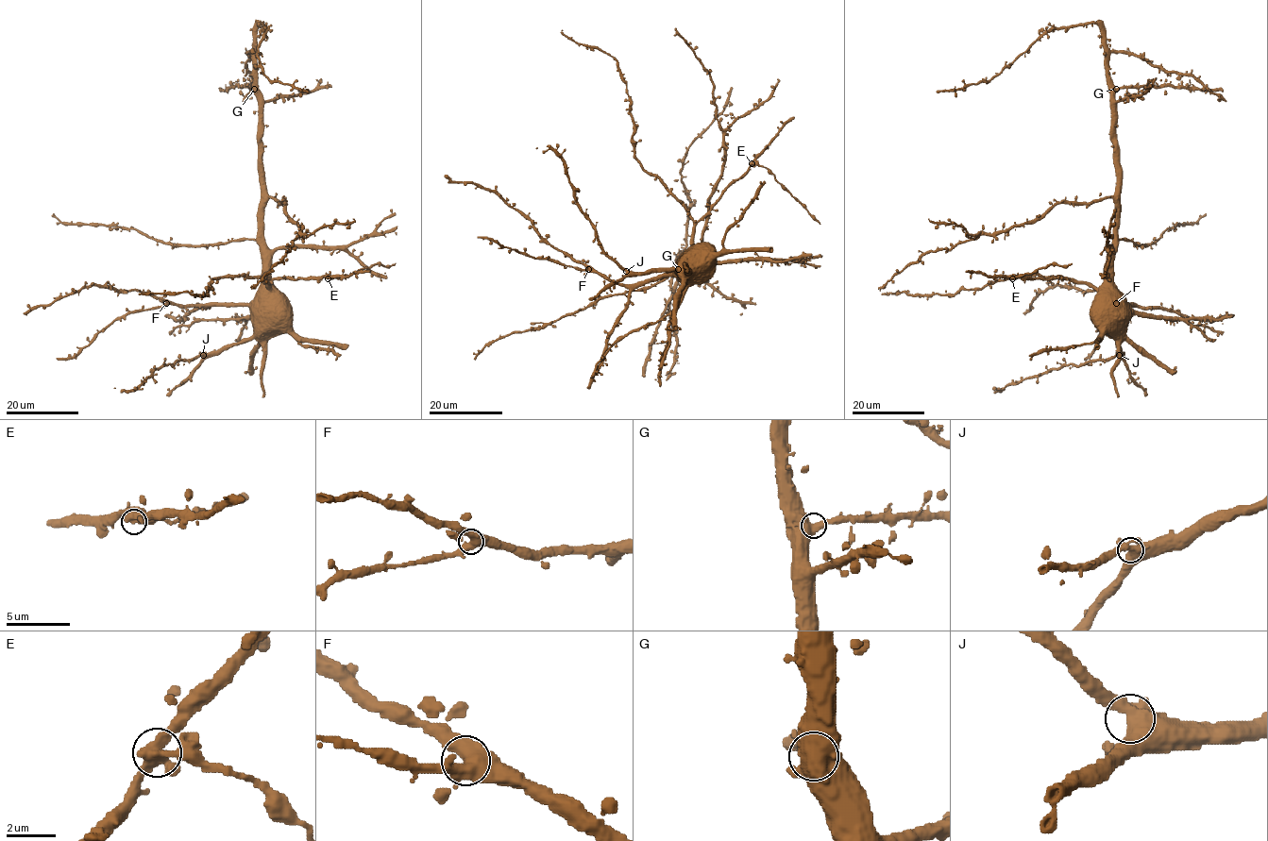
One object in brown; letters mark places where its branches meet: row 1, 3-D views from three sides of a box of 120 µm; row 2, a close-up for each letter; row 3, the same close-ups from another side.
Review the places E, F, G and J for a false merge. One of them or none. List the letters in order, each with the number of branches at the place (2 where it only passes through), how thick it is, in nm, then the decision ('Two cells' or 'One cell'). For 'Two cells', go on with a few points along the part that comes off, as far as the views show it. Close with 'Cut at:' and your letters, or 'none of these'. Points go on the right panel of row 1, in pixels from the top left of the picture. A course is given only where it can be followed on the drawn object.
E: Branches: 3. Thickness 440 nm. Two cells. Course of the part to remove: (1012, 278), (1052, 264), (1068, 266), (1072, 263)
F: Branches: 3. Thickness 420 nm. One cell
G: Branches: 3. Thickness 400 nm. One cell
J: Branches: 3. Thickness 400 nm. One cell
Cut at: E

